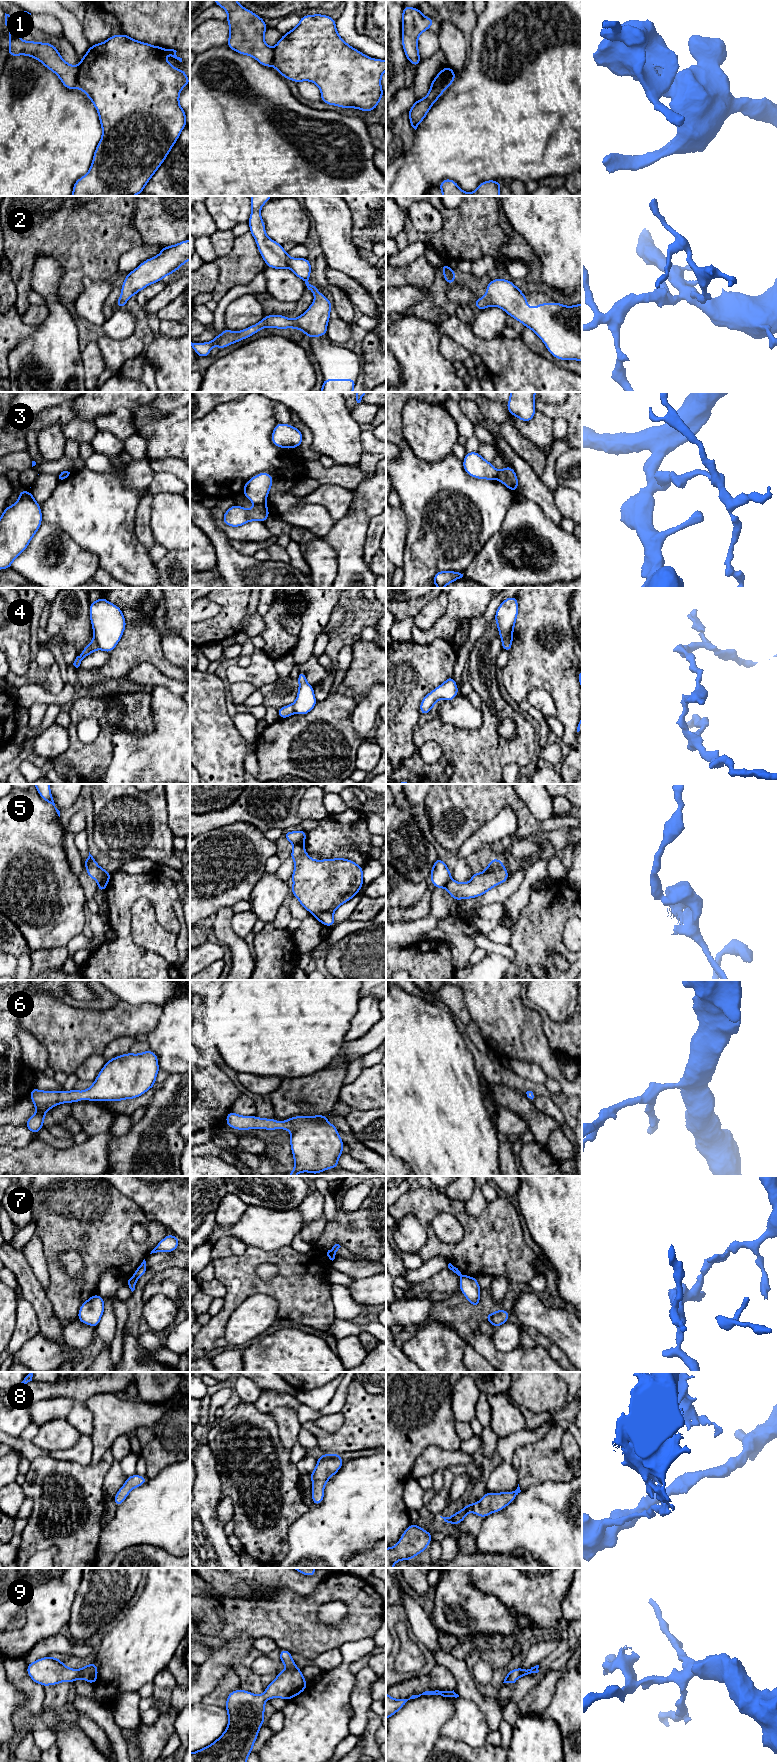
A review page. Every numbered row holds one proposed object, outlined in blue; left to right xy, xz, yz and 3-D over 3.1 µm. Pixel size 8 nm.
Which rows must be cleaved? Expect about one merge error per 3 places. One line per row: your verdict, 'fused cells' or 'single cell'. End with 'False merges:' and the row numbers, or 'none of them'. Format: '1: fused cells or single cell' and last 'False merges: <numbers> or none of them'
1: fused cells
2: single cell
3: fused cells
4: fused cells
5: fused cells
6: single cell
7: fused cells
8: single cell
9: single cell
False merges: 1, 3, 4, 5, 7

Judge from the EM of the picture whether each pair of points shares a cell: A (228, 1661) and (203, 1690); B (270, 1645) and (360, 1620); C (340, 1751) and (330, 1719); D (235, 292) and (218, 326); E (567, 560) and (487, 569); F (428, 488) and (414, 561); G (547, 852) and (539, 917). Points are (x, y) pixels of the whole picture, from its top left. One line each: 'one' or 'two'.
A: one
B: two
C: two
D: one
E: one
F: one
G: two

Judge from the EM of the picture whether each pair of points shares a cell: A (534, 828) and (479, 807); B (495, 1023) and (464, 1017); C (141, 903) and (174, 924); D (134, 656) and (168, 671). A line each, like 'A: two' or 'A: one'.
A: one
B: two
C: two
D: one

